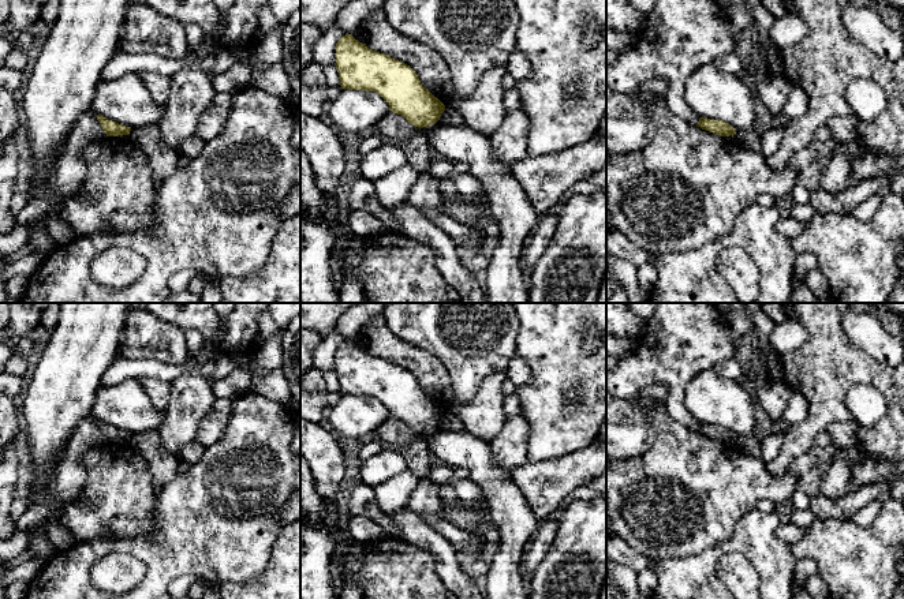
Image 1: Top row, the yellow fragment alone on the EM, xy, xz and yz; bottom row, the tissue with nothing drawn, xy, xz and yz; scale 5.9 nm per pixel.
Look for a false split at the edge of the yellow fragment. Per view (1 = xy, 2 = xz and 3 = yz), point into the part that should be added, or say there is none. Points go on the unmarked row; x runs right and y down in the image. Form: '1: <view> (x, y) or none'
1: none
2: none
3: none

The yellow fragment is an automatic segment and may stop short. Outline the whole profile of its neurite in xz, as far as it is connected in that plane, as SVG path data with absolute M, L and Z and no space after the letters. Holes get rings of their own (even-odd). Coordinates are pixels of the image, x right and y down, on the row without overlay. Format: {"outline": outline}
{"outline": "M352 340L337 347L335 371L341 394L378 398L393 419L419 435L437 428L445 416L410 371L369 355Z"}

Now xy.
{"outline": "M97 420L97 426L101 430L107 442L119 442L119 441L128 441L131 434L119 430L116 427L108 426L107 423Z"}

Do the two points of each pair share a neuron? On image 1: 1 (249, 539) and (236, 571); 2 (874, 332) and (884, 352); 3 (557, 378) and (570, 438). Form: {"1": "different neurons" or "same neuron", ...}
{"1": "same neuron", "2": "same neuron", "3": "same neuron"}

